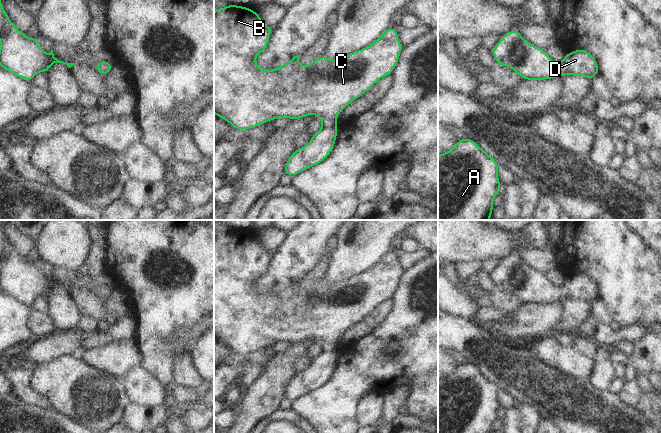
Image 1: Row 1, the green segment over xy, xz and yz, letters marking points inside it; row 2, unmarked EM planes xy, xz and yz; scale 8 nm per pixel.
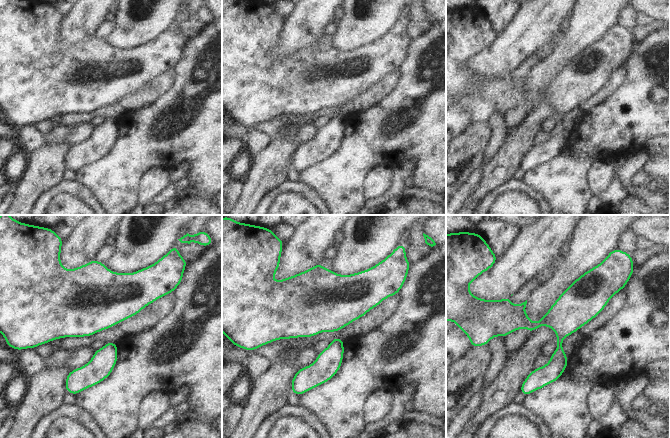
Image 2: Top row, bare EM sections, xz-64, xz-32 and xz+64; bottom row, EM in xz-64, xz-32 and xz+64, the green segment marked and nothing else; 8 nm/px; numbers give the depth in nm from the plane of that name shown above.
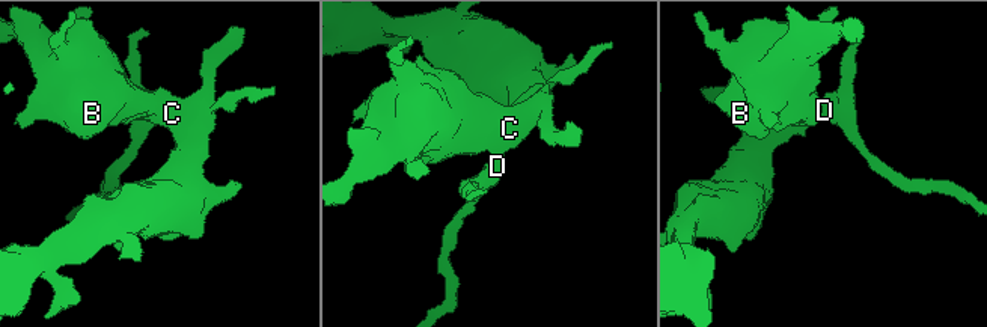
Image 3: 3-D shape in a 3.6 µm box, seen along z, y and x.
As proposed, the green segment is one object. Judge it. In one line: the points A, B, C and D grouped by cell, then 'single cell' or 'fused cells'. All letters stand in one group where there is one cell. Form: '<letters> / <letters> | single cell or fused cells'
A B C D | single cell

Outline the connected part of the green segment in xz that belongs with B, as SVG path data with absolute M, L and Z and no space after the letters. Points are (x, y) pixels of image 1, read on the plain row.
M228 228L214 235L214 338L237 354L249 354L278 342L289 342L294 345L317 338L318 344L322 346L321 353L311 360L306 370L297 372L286 385L284 398L293 402L323 386L331 378L338 359L338 338L370 314L381 302L392 298L403 270L398 263L398 253L389 251L367 271L337 285L321 279L304 291L299 287L301 279L297 279L290 286L281 288L278 293L261 294L255 283L267 273L271 258L272 252L261 244L259 237L248 231Z

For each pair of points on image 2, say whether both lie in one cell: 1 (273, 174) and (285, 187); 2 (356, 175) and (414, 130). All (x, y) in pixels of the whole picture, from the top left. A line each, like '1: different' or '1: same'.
1: different
2: same

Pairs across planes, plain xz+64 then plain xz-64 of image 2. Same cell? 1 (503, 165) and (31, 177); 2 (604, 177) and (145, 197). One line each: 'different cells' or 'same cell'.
1: same cell
2: same cell

